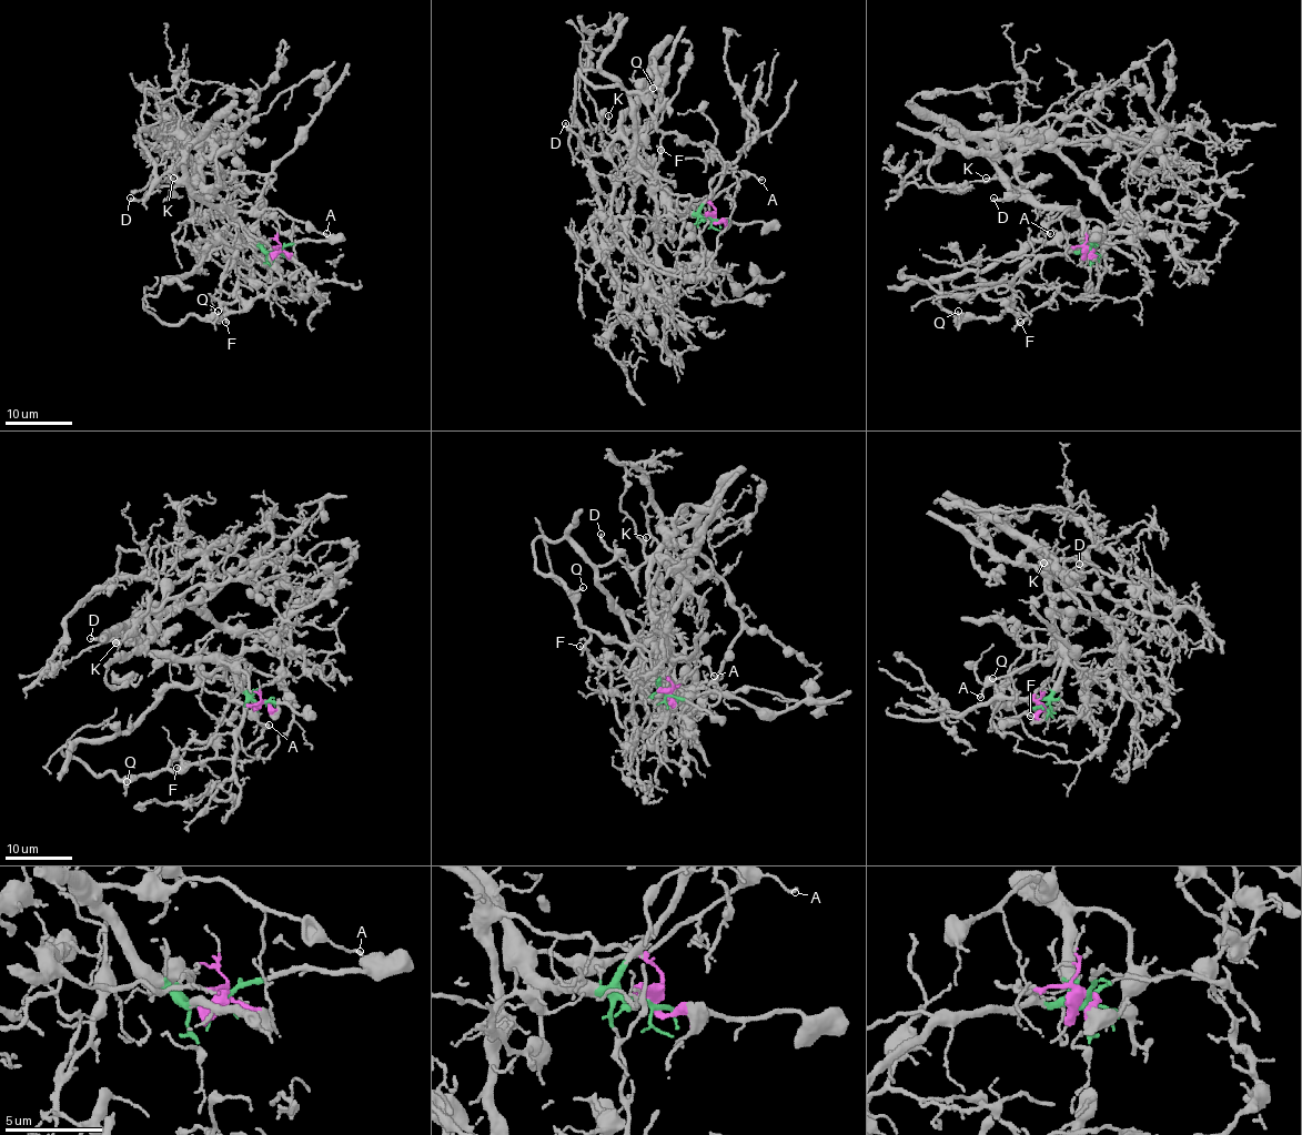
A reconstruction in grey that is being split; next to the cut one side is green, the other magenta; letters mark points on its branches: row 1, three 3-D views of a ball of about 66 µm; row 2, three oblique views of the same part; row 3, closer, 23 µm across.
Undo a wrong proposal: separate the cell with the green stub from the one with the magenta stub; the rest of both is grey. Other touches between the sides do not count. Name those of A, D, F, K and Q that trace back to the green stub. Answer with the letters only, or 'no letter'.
A, D, K

